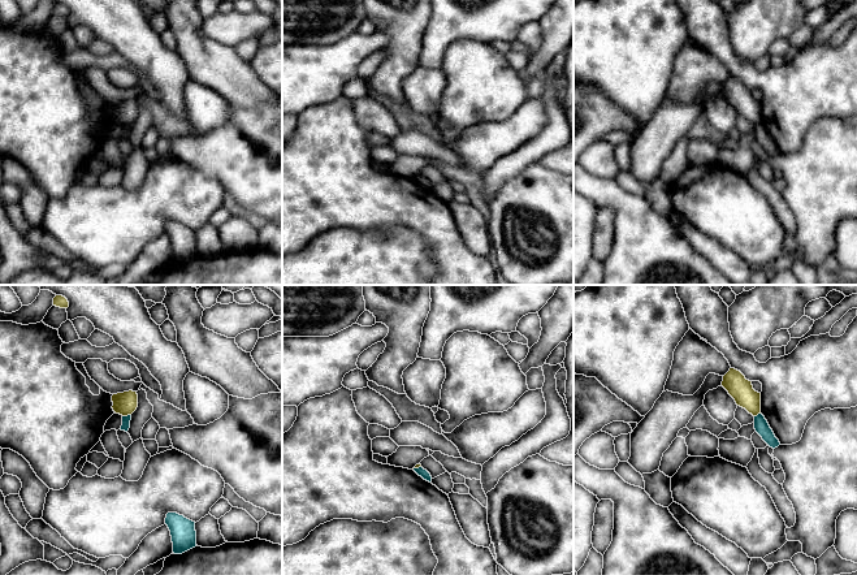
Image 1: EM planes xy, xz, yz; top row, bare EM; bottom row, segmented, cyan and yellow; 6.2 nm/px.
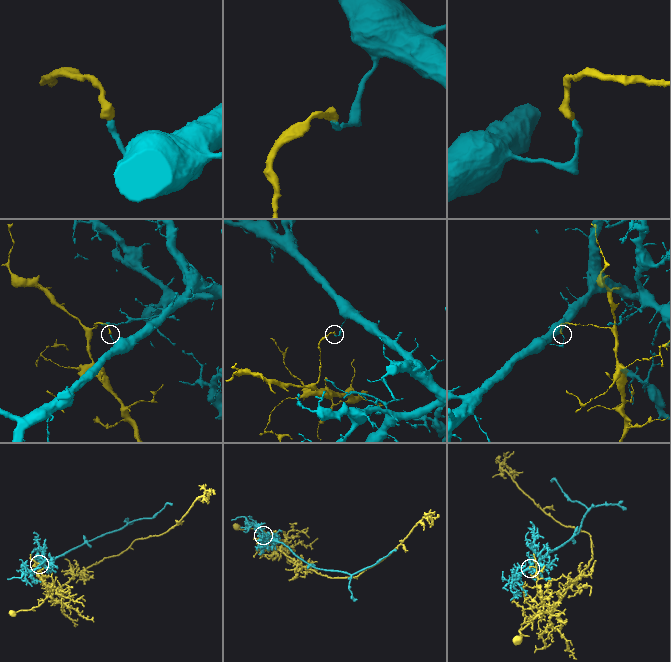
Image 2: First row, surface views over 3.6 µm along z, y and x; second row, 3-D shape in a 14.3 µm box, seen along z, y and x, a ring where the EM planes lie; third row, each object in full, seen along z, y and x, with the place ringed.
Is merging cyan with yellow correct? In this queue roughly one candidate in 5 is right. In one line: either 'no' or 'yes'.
no

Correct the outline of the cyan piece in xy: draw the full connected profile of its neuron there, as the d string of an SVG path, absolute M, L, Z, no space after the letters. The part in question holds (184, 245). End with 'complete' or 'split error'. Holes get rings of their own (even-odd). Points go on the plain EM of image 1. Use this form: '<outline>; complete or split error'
M168 221L165 233L170 239L174 263L182 263L196 255L195 230L177 221Z; complete

